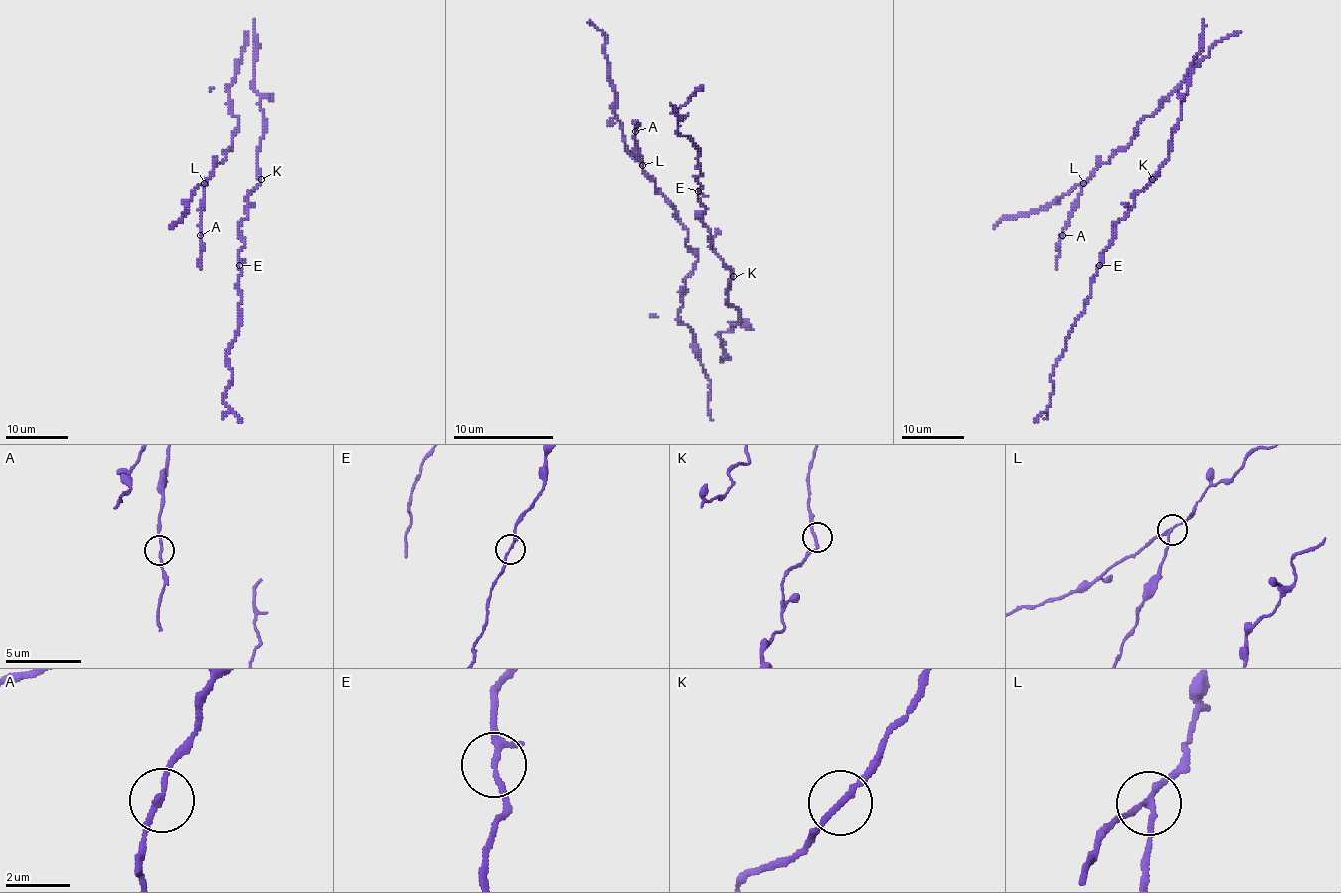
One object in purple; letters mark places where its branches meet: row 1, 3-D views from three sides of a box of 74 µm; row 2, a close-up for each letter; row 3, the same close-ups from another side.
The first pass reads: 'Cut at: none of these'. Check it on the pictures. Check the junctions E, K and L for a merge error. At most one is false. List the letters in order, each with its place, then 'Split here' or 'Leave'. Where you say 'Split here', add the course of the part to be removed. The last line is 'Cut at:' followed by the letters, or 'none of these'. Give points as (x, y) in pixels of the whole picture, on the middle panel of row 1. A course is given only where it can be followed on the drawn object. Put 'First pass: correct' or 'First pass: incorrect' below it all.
E: Place: (698, 191). Leave
K: Place: (733, 276). Leave
L: Place: (642, 165). Split here. Course of the part to remove: (642, 166), (635, 143), (637, 121)
Cut at: L
First pass: incorrect

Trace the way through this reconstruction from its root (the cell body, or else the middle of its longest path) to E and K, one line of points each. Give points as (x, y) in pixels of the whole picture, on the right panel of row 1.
E: (1180, 118), (1172, 132), (1166, 162), (1146, 187), (1133, 195), (1133, 206), (1113, 228), (1113, 238), (1099, 265)
K: (1180, 118), (1172, 132), (1169, 156), (1152, 179)

